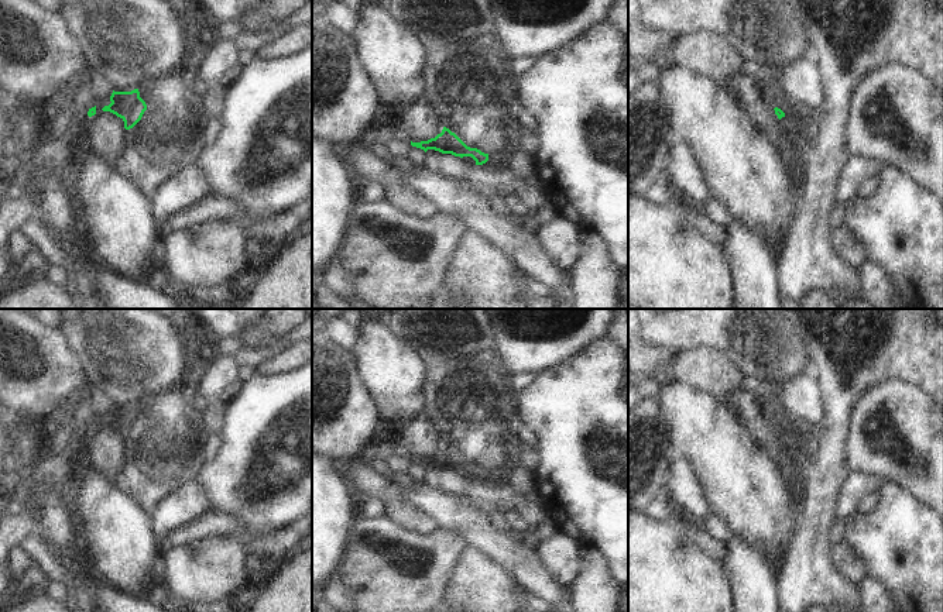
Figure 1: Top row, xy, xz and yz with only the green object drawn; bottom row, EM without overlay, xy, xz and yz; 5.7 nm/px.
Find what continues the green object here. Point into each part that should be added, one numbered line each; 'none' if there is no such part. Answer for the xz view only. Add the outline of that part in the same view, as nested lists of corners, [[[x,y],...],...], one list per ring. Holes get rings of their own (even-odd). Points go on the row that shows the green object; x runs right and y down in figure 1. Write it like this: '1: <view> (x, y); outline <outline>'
1: xz (467, 88); outline [[[476,42],[448,44],[426,49],[422,69],[424,96],[443,121],[467,147],[484,154],[511,152],[525,133],[518,114],[522,106],[515,94],[515,78],[504,71],[493,48],[480,48]]]

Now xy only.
1: xy (167, 140); outline [[[179,71],[157,75],[138,87],[138,92],[147,104],[147,110],[141,120],[124,133],[119,169],[148,197],[161,182],[193,165],[205,144],[205,134],[200,133],[200,127],[209,118],[200,109],[198,94],[184,85]]]

